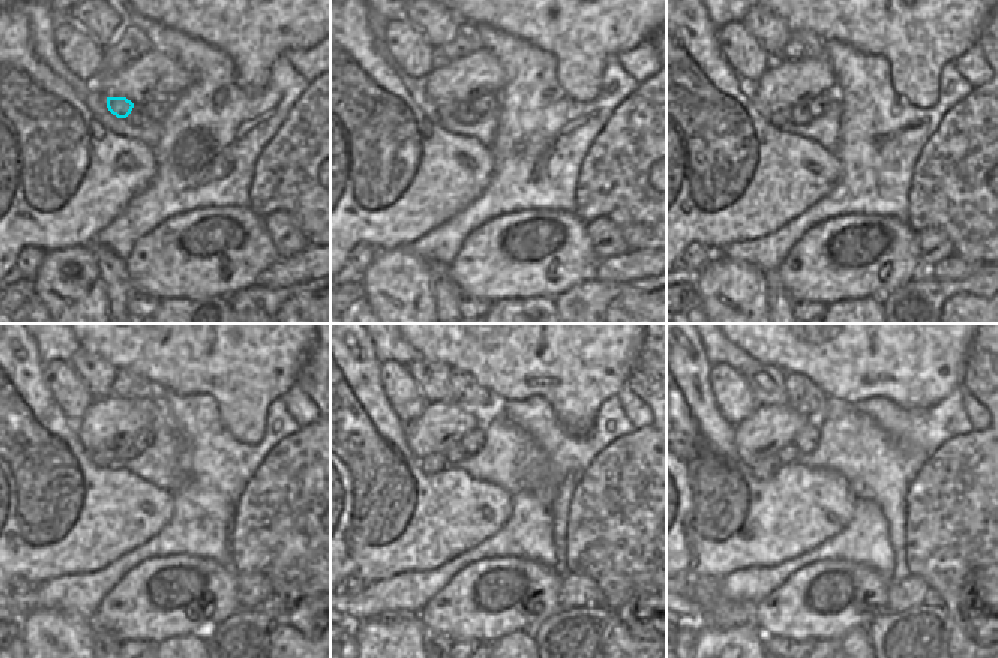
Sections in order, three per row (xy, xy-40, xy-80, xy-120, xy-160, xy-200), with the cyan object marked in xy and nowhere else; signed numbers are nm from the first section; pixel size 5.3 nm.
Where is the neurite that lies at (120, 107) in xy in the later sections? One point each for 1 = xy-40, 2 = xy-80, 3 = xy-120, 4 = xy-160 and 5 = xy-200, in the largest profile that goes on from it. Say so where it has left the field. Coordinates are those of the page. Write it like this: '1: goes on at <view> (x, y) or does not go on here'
1: goes on at xy-40 (447, 111)
2: goes on at xy-80 (776, 119)
3: goes on at xy-120 (101, 459)
4: goes on at xy-160 (432, 463)
5: goes on at xy-200 (767, 468)

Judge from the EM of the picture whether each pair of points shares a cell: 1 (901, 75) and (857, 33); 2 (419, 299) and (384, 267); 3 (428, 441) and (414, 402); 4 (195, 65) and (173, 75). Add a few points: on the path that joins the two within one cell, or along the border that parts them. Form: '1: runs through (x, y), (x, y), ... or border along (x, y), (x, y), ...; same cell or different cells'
1: runs through (899, 62), (871, 33); same cell
2: runs through (410, 293), (393, 276); same cell
3: border along (428, 403), (407, 424); different cells
4: border along (155, 50), (173, 59), (192, 78), (176, 98); different cells

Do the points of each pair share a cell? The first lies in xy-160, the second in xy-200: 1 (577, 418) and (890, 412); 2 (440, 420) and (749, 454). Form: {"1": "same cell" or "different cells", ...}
{"1": "different cells", "2": "same cell"}

